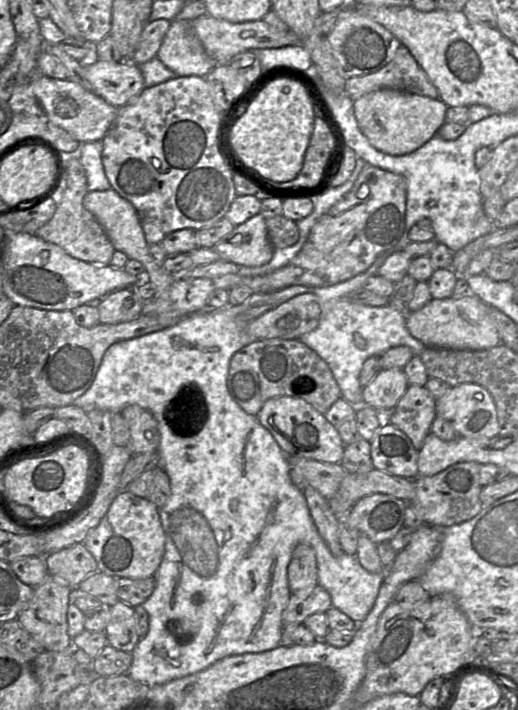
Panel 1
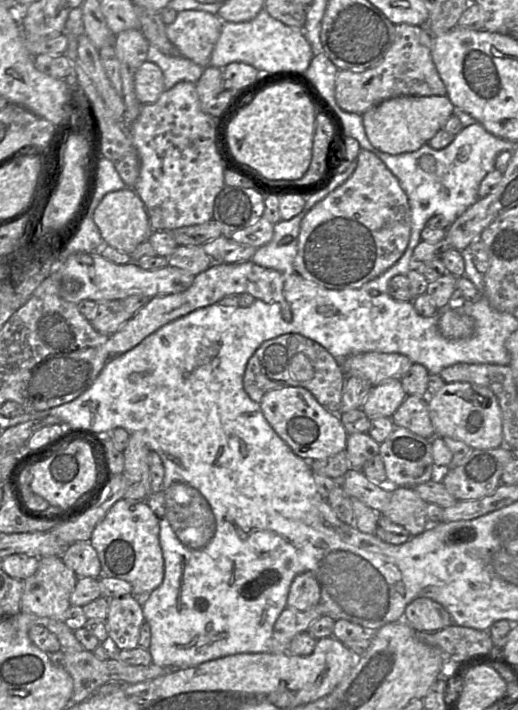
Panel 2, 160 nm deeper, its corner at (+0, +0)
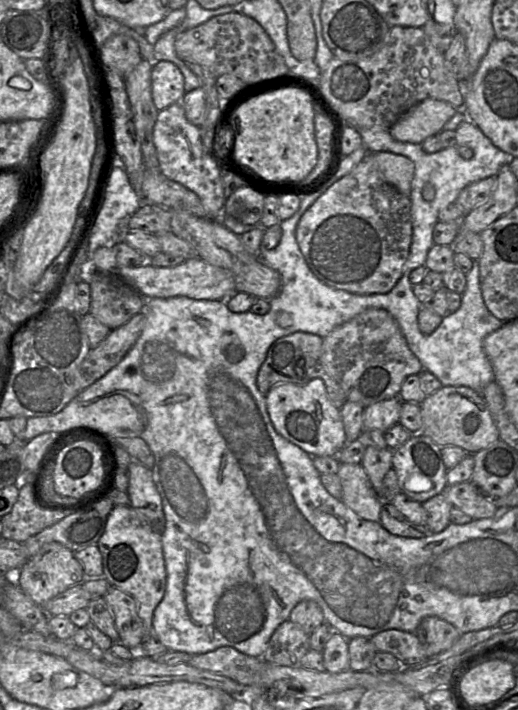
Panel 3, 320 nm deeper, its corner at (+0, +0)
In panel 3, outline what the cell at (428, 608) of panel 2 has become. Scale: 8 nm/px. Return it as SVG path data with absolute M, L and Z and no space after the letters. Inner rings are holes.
M436 616L424 617L414 633L423 645L427 657L450 648L461 634L454 625Z

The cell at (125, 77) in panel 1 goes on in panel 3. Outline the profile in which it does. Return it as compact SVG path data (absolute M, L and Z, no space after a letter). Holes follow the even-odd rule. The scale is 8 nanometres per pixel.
M158 61L151 70L151 94L158 111L180 102L185 94L184 76L174 63Z

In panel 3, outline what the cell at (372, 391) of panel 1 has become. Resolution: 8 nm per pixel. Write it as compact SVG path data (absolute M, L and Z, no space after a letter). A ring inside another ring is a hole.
M398 396L366 406L363 412L363 428L385 432L399 422L401 405L402 400Z

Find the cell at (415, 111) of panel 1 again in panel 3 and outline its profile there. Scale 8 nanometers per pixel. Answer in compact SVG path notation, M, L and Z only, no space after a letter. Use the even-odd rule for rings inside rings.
M427 98L405 112L389 132L398 141L421 144L426 138L439 134L457 111L446 101Z

